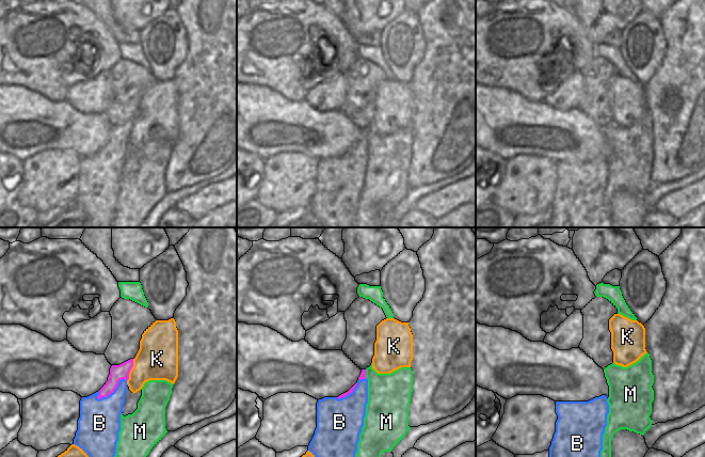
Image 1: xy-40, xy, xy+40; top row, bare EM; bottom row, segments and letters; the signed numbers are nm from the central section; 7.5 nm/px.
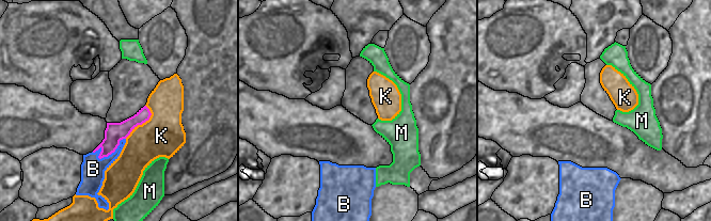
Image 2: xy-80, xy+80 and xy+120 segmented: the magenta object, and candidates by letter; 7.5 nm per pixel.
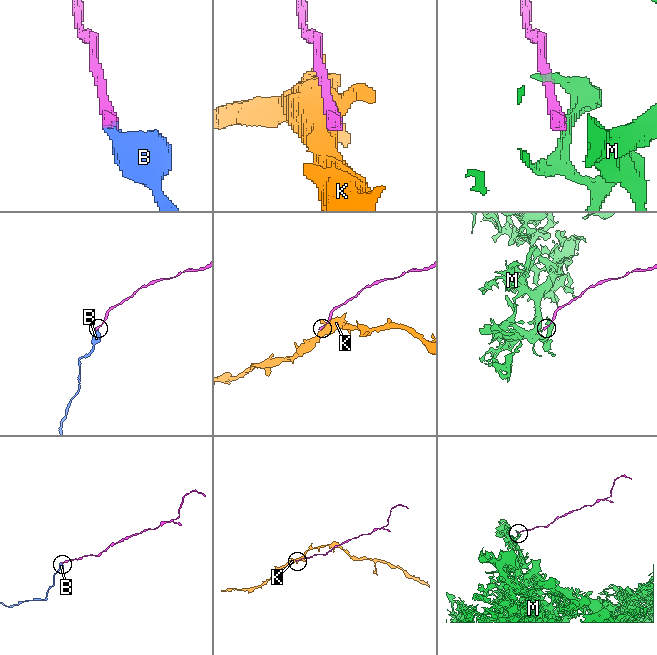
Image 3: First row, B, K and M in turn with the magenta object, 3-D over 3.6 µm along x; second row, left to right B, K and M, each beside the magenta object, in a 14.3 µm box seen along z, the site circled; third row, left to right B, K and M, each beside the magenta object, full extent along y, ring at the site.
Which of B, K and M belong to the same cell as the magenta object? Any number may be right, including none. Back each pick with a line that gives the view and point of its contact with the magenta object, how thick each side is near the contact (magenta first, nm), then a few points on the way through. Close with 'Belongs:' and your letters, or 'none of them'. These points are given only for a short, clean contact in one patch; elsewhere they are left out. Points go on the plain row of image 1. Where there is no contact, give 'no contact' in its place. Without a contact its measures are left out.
Belongs: none of them

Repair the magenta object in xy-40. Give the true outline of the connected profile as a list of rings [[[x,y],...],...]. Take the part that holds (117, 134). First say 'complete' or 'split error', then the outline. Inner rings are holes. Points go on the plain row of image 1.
complete; [[[130,120],[119,126],[112,126],[110,129],[108,142],[100,149],[97,159],[100,160],[113,154],[116,147],[118,146],[119,141],[122,140],[128,141],[129,133],[132,127],[133,127],[133,120]]]

